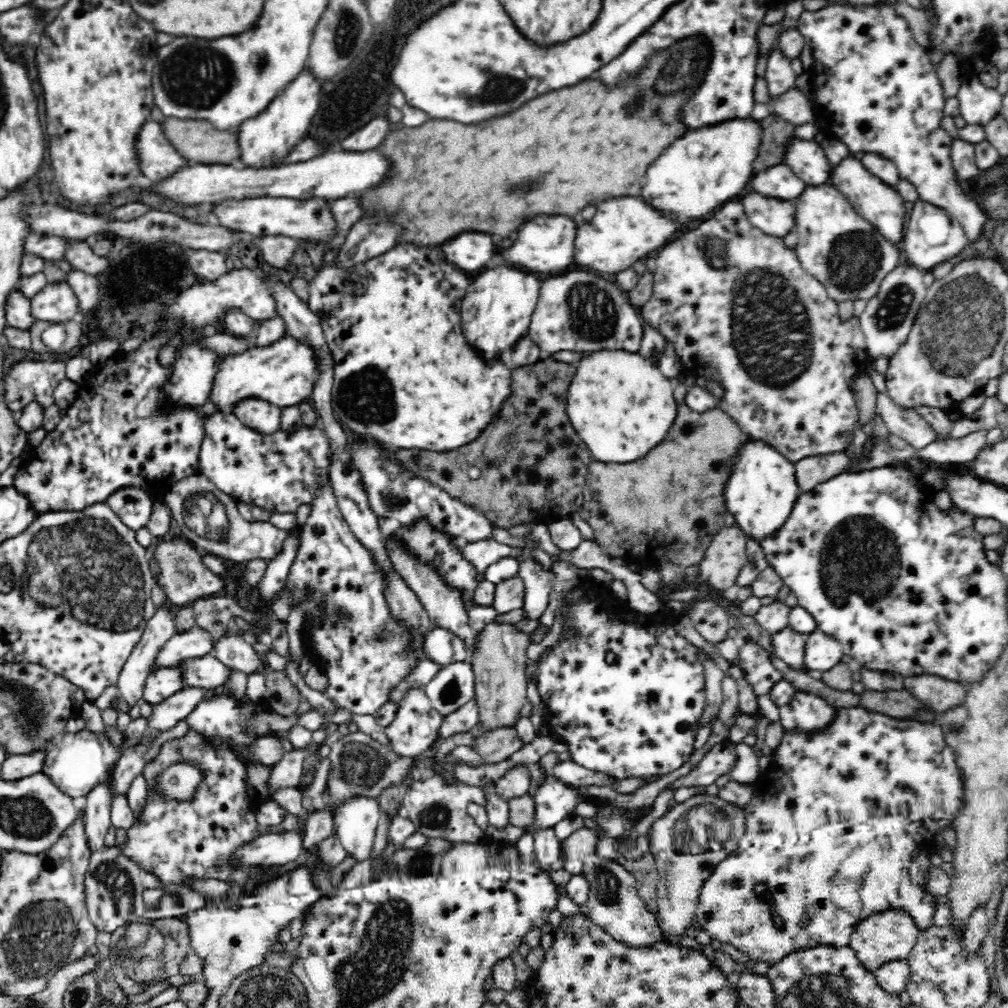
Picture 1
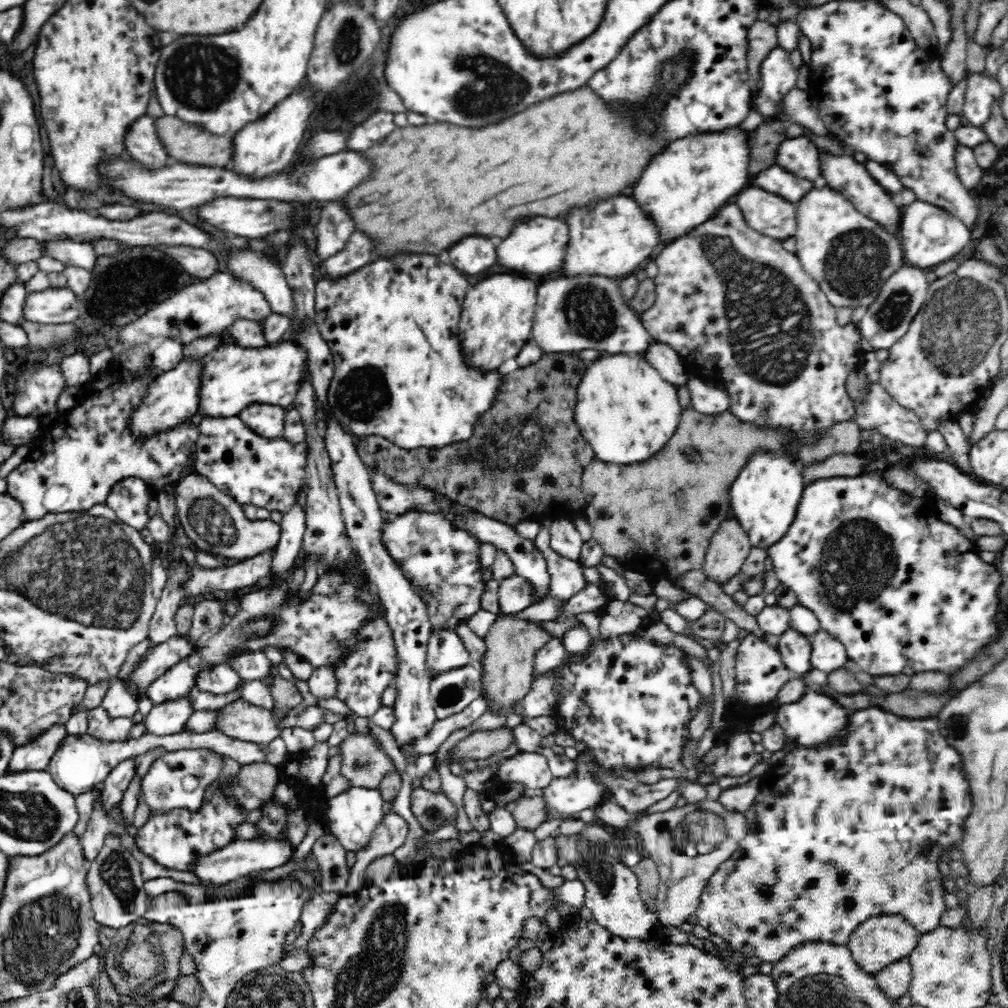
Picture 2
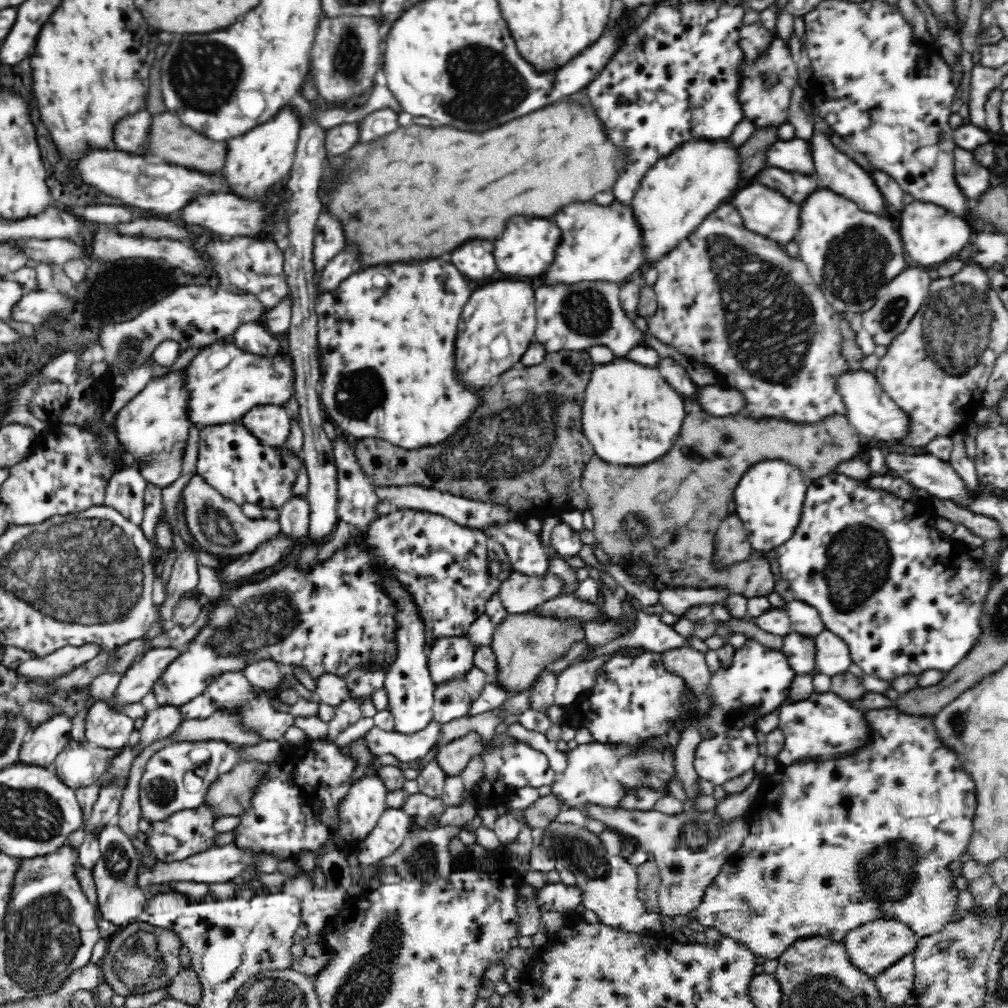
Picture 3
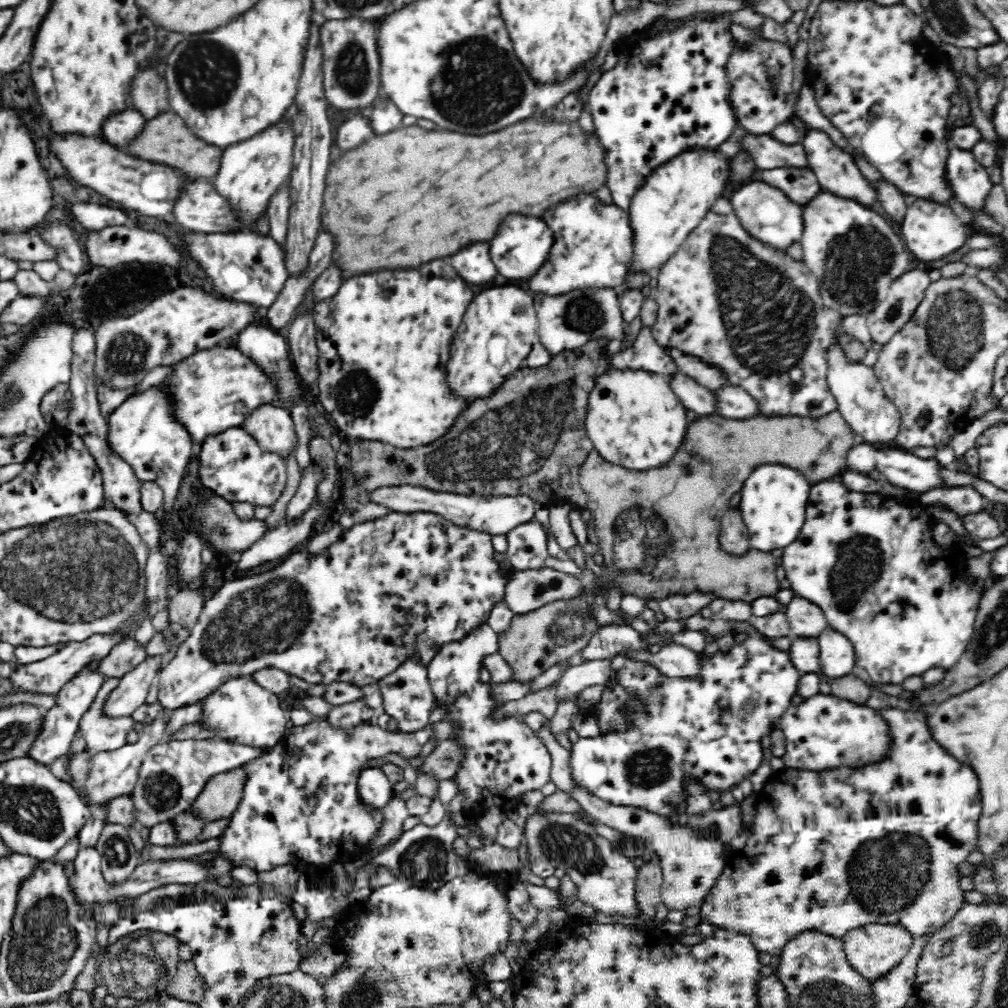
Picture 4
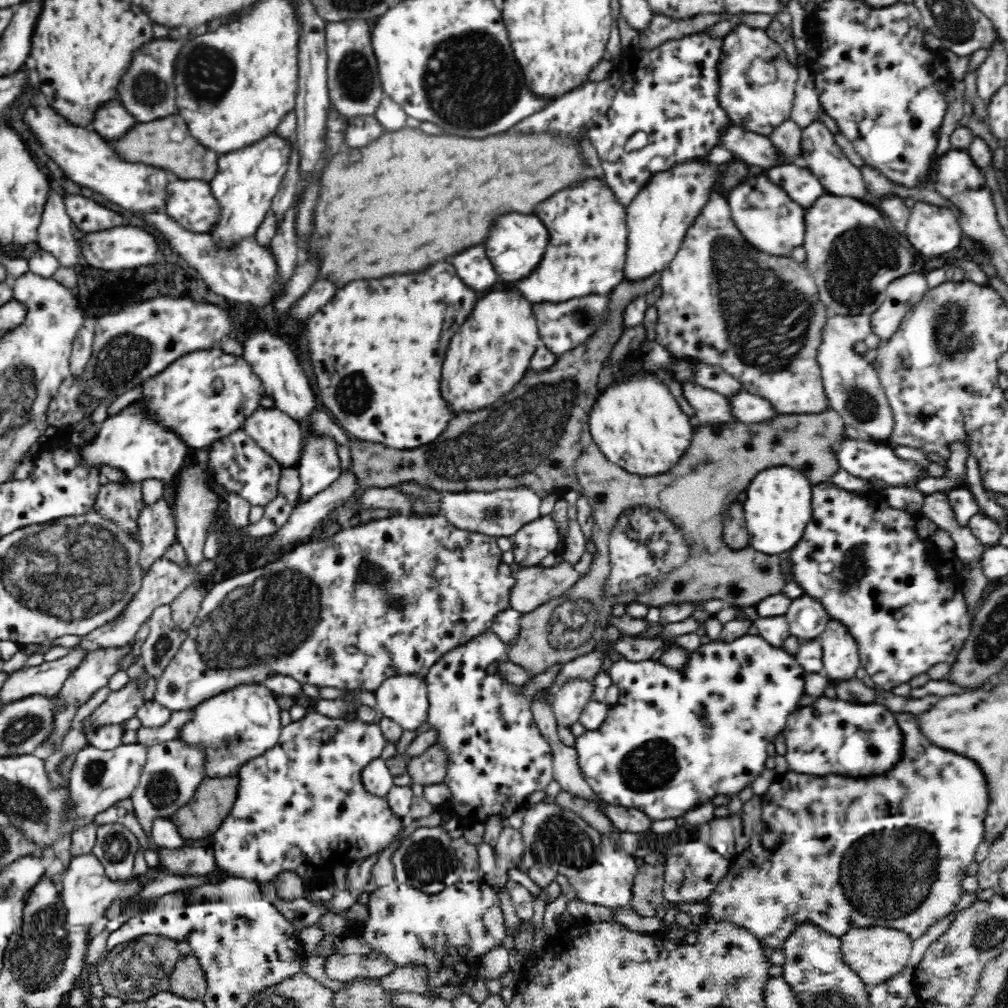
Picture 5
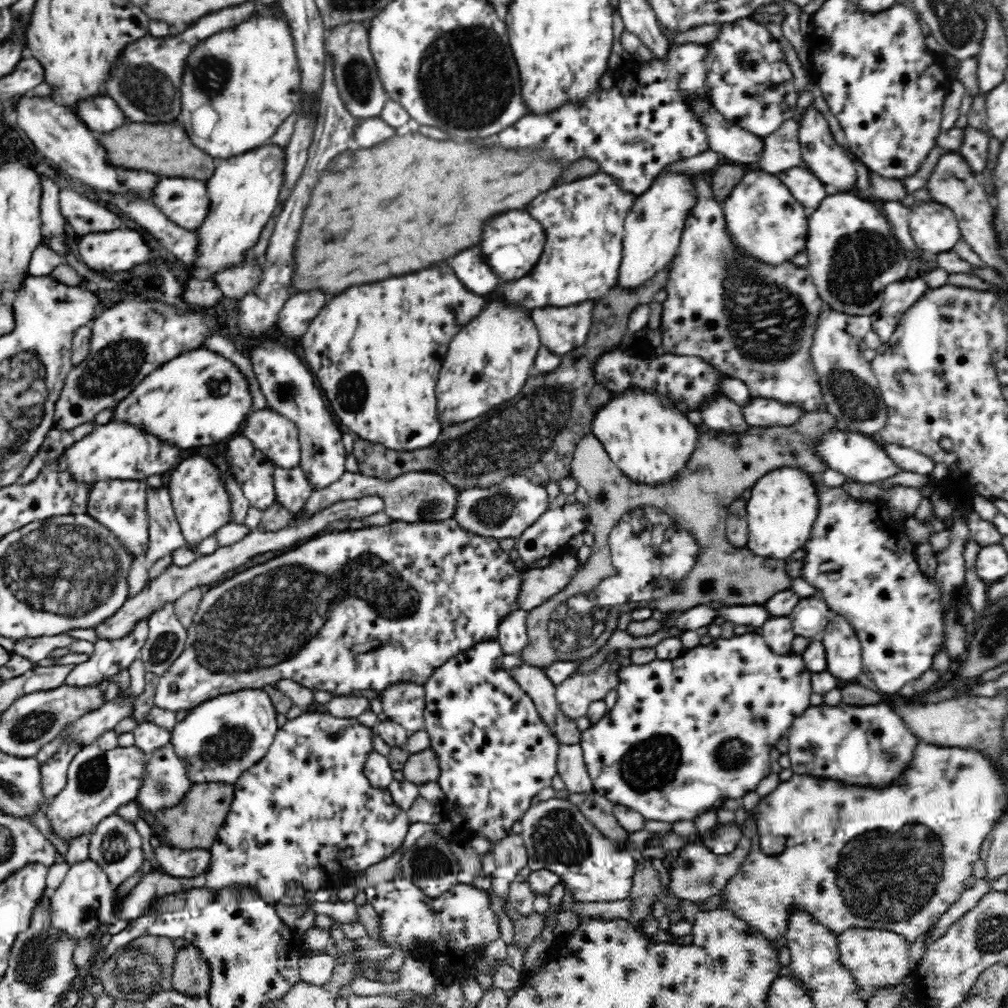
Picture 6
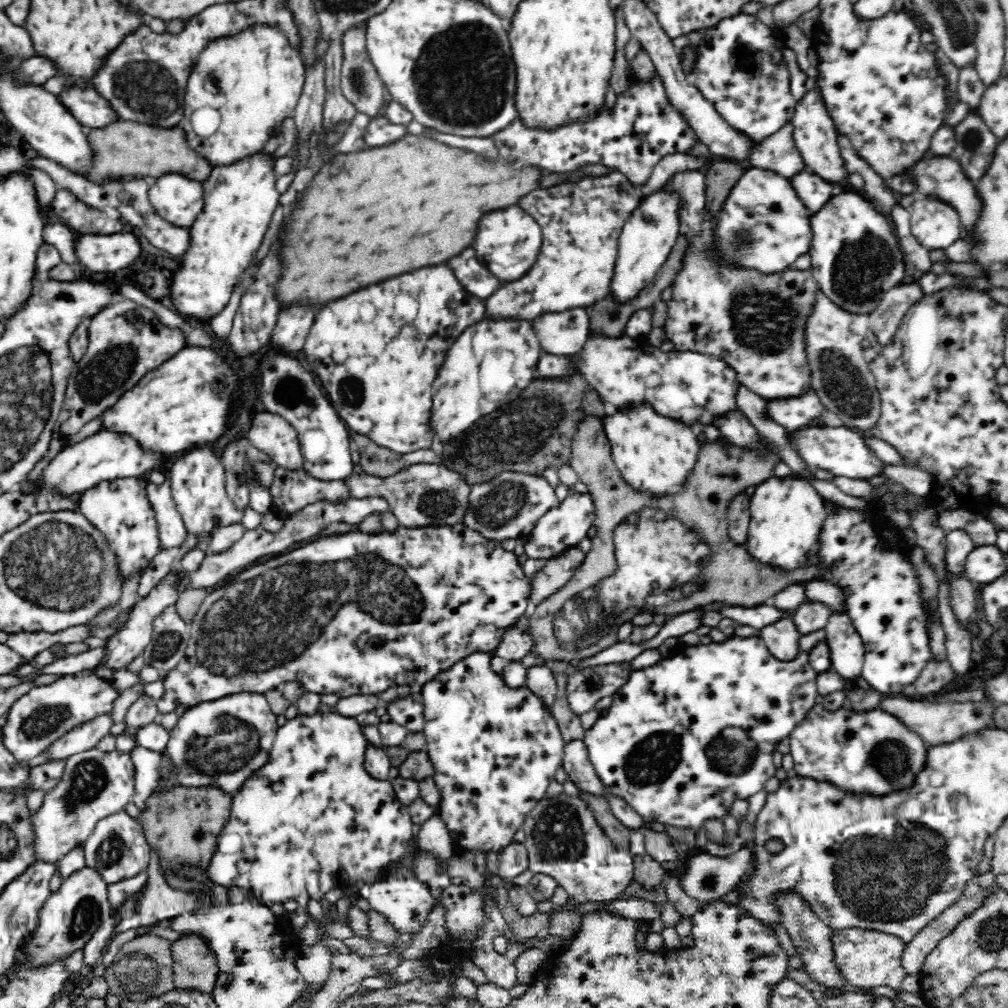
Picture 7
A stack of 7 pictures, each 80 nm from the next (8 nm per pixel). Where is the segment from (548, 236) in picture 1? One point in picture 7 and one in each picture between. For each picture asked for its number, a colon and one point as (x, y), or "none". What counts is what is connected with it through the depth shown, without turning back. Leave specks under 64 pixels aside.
2: (535, 246)
3: (526, 247)
4: (520, 246)
5: (515, 244)
6: (511, 255)
7: (508, 255)

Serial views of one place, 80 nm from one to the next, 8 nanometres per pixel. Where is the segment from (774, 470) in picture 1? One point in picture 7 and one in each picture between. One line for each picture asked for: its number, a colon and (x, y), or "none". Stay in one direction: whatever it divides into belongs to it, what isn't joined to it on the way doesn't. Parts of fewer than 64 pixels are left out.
2: (764, 498)
3: (769, 498)
4: (773, 502)
5: (778, 507)
6: (782, 510)
7: (787, 514)

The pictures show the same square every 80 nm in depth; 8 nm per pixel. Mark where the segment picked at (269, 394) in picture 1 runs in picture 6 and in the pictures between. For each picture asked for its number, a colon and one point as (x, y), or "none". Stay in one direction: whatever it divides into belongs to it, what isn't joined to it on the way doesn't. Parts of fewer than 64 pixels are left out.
2: (231, 378)
3: (223, 383)
4: (211, 391)
5: (203, 396)
6: (199, 398)

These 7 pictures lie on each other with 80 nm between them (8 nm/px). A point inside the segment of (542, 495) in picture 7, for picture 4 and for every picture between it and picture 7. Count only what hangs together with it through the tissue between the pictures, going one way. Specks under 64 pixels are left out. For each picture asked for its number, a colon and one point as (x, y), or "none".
4: (496, 514)
5: (502, 512)
6: (503, 510)

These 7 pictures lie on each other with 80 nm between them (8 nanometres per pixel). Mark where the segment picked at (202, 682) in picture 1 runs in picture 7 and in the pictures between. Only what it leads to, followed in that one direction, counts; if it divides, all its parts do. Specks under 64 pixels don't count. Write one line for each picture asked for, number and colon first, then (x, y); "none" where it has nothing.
2: (222, 681)
3: (233, 692)
4: (242, 712)
5: (231, 729)
6: (220, 739)
7: (221, 743)

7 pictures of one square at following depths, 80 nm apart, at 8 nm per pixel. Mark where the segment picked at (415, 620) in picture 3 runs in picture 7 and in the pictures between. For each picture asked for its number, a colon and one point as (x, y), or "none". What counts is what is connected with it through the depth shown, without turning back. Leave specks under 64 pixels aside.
4: (406, 696)
5: (404, 699)
6: (404, 704)
7: (407, 711)

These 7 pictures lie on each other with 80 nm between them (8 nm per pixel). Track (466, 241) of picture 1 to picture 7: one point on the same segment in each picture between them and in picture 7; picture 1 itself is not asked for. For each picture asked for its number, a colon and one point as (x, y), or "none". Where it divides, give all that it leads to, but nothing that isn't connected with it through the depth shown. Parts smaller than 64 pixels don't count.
2: (473, 255)
3: (475, 260)
4: (474, 265)
5: (472, 266)
6: (476, 275)
7: (479, 282)

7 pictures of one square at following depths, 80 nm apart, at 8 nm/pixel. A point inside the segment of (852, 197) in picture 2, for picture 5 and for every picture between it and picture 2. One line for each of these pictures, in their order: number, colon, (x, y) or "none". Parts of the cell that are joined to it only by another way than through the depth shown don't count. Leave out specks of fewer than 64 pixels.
3: (834, 170)
4: (836, 171)
5: (826, 159)

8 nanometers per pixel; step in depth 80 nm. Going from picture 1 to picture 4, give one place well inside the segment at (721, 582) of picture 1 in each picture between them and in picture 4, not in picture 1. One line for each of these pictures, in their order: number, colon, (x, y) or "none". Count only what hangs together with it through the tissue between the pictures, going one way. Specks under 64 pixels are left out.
2: (730, 546)
3: (732, 544)
4: (734, 539)

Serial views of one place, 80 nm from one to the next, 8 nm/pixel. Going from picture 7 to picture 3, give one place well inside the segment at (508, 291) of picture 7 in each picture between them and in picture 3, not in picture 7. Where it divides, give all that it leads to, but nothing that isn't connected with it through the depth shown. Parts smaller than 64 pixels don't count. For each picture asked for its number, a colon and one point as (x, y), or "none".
3: (599, 243)
4: (592, 249)
5: (586, 254)
6: (583, 220)

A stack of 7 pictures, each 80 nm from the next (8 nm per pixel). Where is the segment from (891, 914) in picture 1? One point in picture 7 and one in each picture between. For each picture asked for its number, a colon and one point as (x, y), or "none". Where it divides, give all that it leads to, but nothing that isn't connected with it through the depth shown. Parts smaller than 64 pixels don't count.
2: (875, 944)
3: (877, 945)
4: (873, 950)
5: (876, 954)
6: (875, 958)
7: (865, 958)

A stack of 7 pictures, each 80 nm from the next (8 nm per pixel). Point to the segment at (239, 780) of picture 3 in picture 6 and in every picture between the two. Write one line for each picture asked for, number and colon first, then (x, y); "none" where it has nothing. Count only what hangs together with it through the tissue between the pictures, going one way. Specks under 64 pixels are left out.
4: (220, 796)
5: (213, 799)
6: (193, 824)

